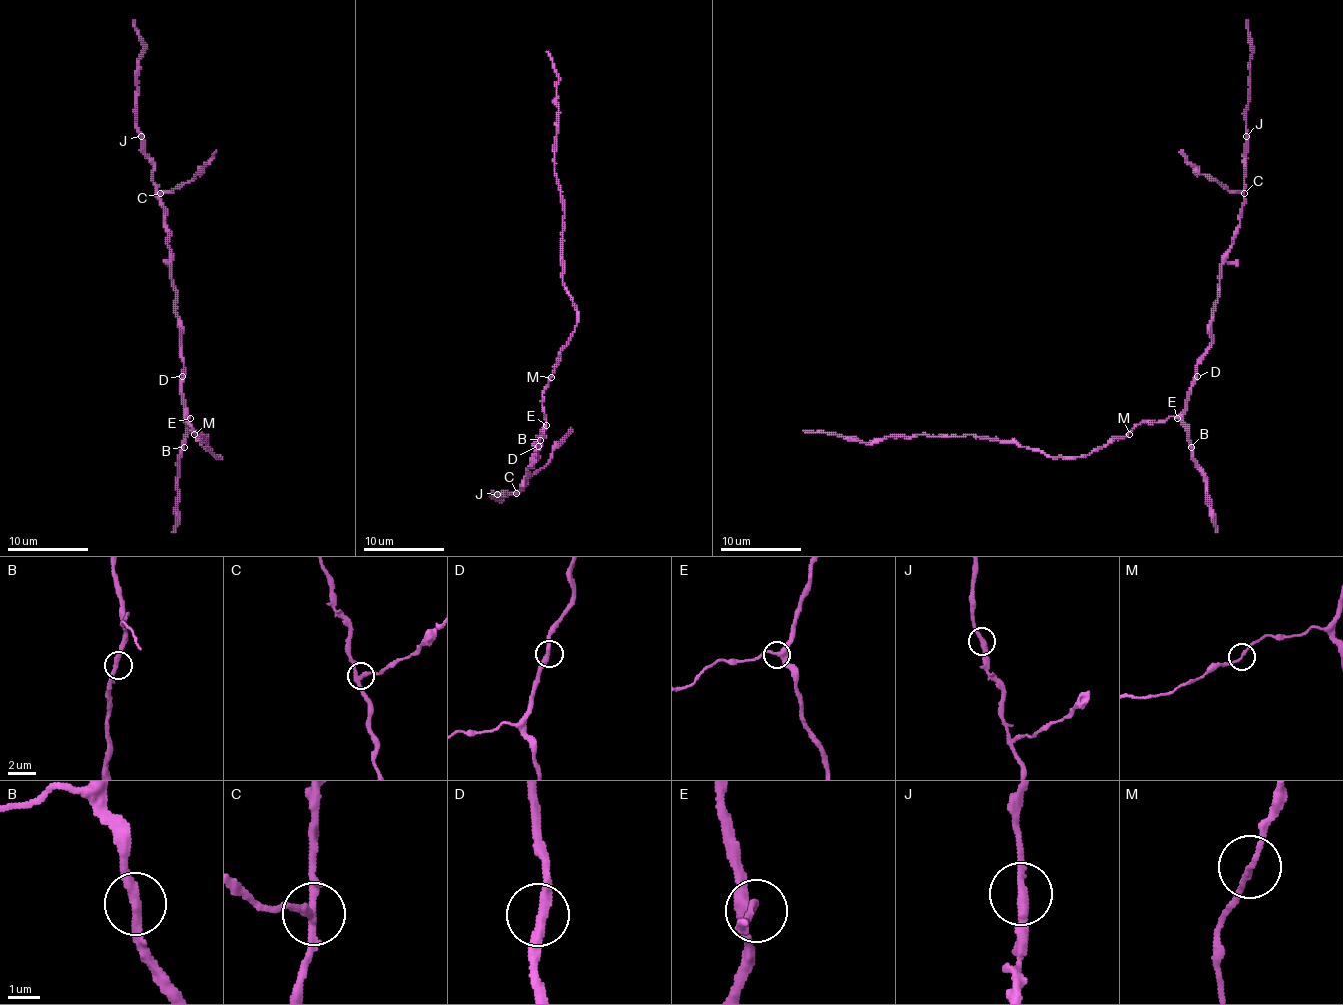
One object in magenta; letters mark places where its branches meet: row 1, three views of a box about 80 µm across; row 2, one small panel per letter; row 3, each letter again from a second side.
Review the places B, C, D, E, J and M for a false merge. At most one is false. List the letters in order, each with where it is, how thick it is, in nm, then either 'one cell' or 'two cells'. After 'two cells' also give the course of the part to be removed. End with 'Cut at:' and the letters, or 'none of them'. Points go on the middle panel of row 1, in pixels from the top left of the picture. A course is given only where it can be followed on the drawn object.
B: at (540, 440); 320 nm thick; one cell
C: at (516, 493); 260 nm thick; two cells; foreign part runs (516, 492), (548, 462), (552, 450), (573, 429)
D: at (538, 446); 320 nm thick; one cell
E: at (546, 425); 280 nm thick; one cell
J: at (497, 494); 300 nm thick; one cell
M: at (551, 377); 170 nm thick; one cell
Cut at: C

